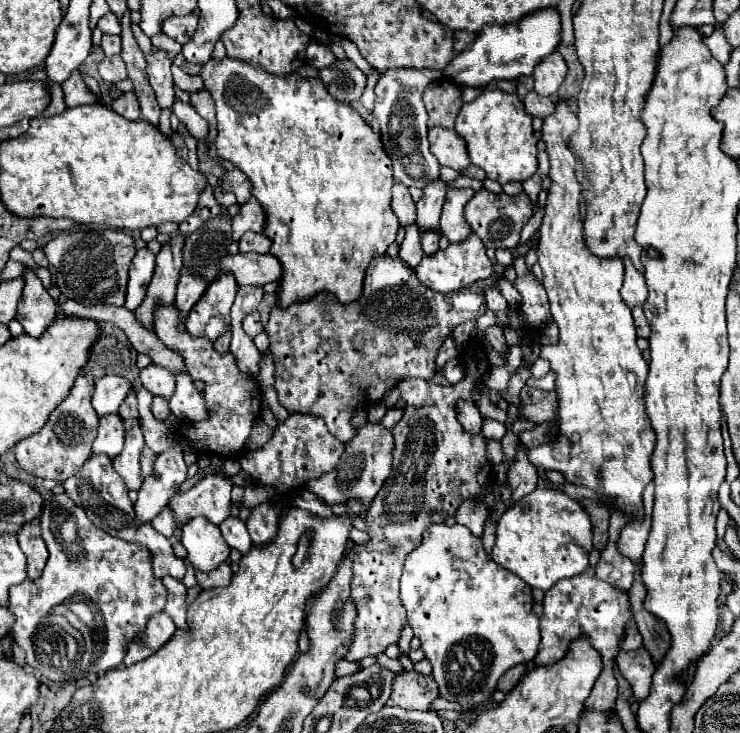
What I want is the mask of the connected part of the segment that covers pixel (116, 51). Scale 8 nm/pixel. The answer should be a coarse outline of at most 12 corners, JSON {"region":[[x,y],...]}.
{"region":[[104,35],[102,51],[106,57],[120,55],[120,35]]}

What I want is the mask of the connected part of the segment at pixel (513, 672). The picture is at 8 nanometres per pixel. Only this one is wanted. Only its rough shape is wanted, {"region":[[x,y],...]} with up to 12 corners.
{"region":[[516,665],[498,681],[500,691],[512,691],[524,673],[526,665]]}

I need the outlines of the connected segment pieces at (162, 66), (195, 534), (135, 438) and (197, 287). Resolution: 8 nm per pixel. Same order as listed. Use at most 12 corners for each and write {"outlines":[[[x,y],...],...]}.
{"outlines":[[[164,49],[146,55],[146,71],[160,107],[172,107],[174,83]],[[194,517],[182,527],[186,559],[208,573],[228,559],[218,525]],[[140,427],[126,431],[126,443],[114,469],[130,491],[142,486]],[[180,273],[174,307],[180,313],[178,331],[202,297],[206,281]]]}

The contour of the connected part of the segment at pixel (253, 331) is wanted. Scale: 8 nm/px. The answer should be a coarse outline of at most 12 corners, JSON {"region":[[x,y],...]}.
{"region":[[258,311],[246,315],[242,325],[250,339],[264,331]]}

